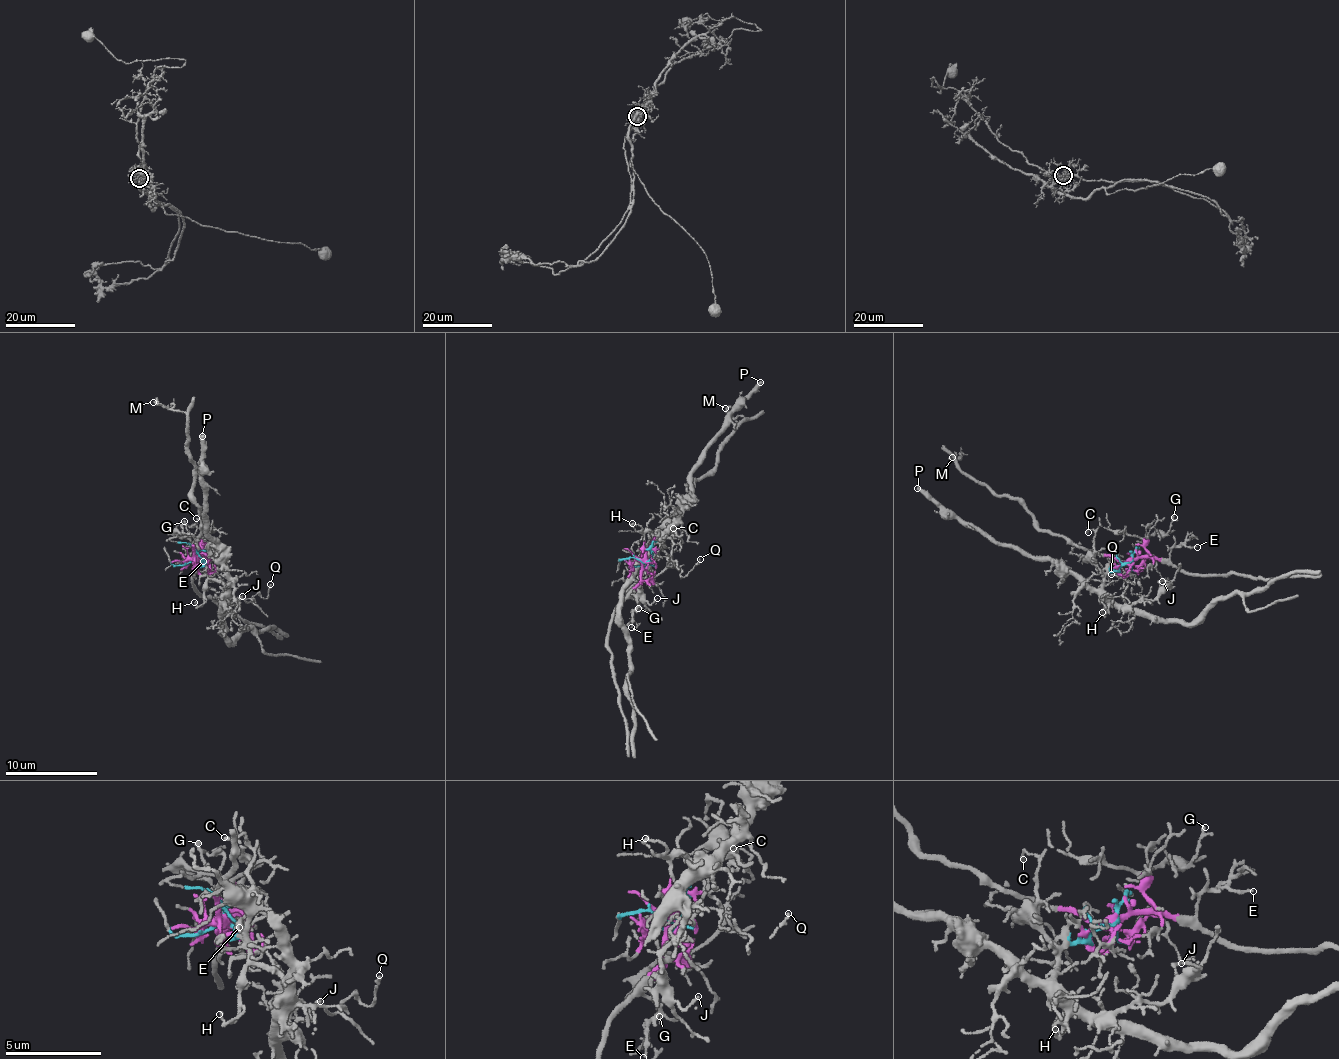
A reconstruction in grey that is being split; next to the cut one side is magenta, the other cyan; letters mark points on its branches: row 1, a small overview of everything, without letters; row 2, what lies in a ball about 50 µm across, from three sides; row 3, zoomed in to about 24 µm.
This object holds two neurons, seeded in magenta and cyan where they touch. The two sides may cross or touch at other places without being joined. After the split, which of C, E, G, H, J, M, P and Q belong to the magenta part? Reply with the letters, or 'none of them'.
E, G, M

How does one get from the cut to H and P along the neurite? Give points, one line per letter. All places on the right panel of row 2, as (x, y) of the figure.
H: (1131, 560), (1103, 579), (1102, 596), (1107, 609), (1105, 615), (1102, 612)
P: (1131, 560), (1106, 575), (1101, 587), (1092, 589), (1049, 560), (1024, 556), (965, 528), (917, 488)

